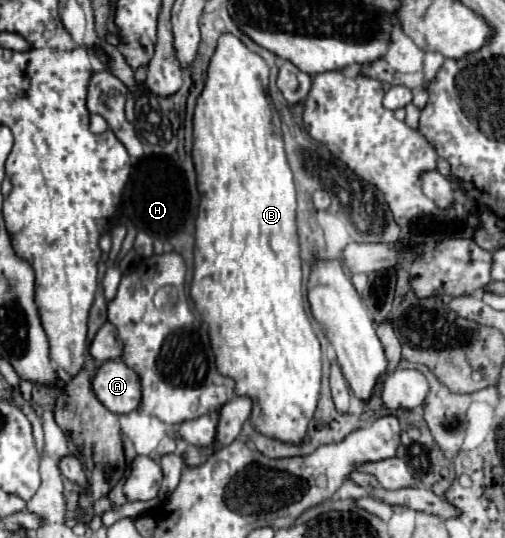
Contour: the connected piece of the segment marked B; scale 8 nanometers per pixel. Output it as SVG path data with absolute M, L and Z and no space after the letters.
M230 33L218 39L206 87L194 111L194 149L200 209L196 219L194 279L190 297L208 323L220 375L234 379L236 395L252 399L250 425L280 443L300 445L314 417L322 383L320 343L304 311L300 247L296 235L296 191L284 155L280 117L268 95L268 65Z

